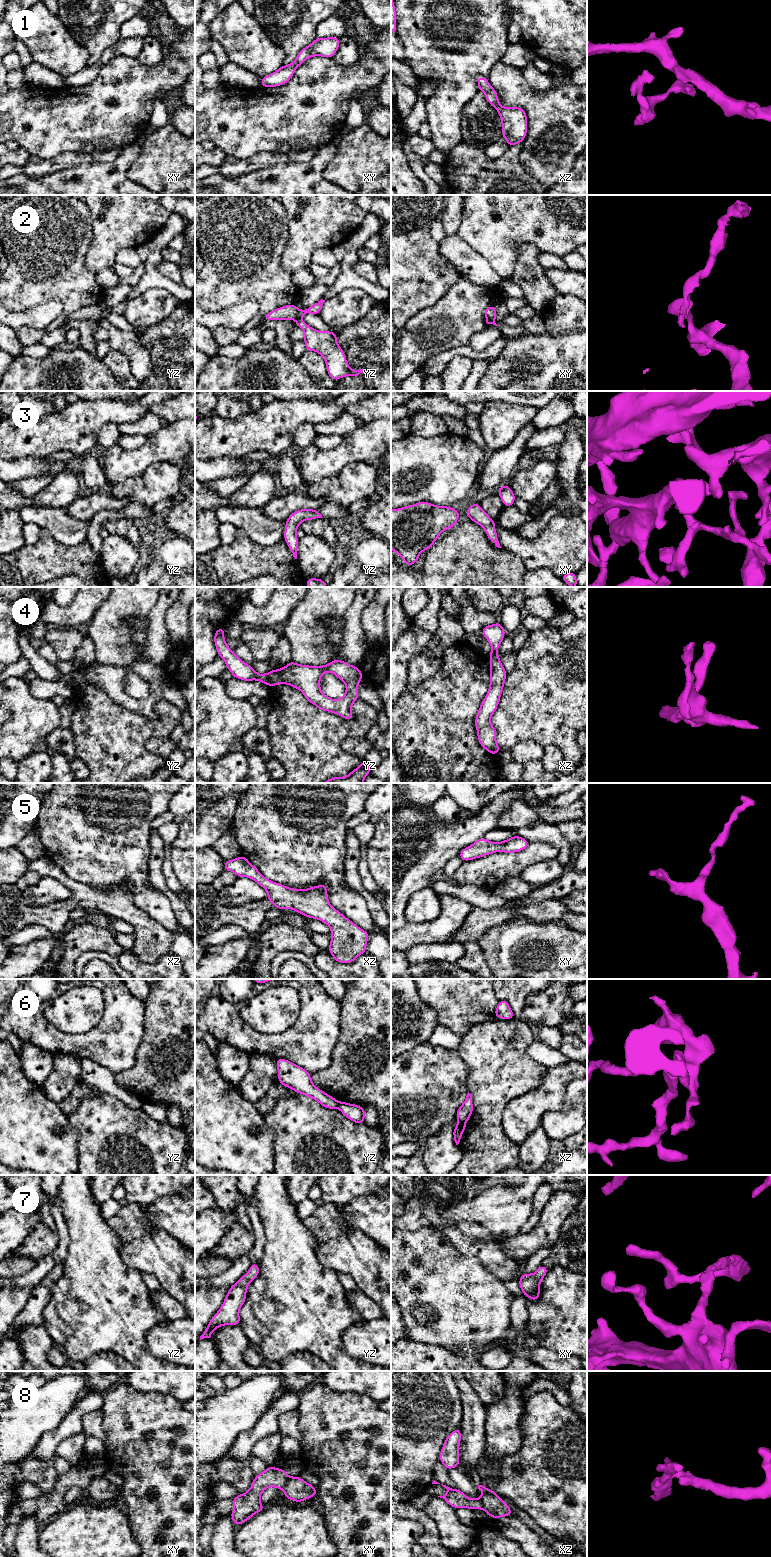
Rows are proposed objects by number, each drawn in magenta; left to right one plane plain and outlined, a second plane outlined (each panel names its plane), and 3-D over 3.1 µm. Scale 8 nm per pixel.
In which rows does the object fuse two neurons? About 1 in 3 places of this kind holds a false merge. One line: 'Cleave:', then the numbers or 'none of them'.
Cleave: 2, 6, 8

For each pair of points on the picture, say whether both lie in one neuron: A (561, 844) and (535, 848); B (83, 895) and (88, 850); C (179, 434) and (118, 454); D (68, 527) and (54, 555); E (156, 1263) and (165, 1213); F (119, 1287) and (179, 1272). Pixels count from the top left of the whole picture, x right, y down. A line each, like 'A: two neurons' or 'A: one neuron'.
A: two neurons
B: two neurons
C: one neuron
D: two neurons
E: two neurons
F: two neurons

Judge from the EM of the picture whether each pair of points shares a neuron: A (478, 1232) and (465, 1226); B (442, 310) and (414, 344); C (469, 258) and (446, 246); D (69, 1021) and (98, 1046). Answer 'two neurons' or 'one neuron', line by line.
A: one neuron
B: one neuron
C: one neuron
D: two neurons

